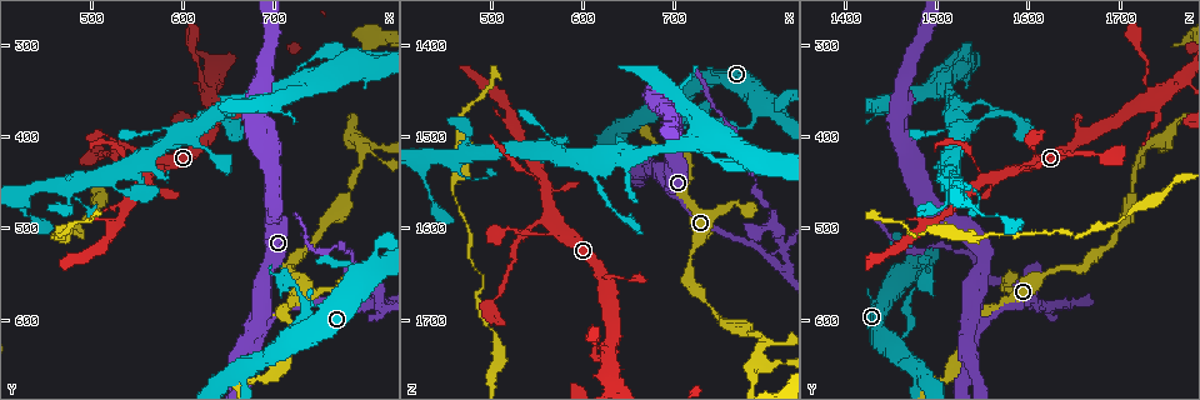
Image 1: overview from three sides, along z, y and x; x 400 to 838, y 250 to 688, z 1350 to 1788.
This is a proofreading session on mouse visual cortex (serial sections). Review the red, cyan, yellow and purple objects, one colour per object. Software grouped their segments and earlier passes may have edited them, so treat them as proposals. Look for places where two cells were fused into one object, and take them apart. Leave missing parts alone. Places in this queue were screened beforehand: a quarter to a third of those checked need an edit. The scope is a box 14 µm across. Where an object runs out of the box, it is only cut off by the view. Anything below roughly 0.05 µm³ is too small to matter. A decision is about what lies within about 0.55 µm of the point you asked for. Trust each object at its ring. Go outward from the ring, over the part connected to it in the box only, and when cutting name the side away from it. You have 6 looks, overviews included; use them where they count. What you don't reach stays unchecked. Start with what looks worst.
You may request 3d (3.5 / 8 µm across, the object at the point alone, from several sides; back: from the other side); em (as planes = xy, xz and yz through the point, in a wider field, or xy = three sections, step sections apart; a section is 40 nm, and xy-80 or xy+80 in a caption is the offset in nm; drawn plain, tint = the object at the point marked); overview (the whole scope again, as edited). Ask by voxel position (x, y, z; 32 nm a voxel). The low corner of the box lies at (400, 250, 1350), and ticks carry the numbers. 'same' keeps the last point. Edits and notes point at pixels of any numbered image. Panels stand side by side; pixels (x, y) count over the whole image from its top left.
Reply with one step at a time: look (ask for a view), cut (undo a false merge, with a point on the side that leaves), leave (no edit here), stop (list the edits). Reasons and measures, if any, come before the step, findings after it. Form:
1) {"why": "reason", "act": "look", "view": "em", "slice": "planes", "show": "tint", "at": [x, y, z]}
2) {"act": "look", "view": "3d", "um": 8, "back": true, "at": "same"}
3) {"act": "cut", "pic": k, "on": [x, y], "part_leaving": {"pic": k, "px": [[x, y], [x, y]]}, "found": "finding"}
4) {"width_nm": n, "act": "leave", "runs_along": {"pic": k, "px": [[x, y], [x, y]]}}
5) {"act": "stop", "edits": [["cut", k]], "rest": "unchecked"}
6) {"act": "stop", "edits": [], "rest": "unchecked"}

{"why": "looks like a crossing", "act": "look", "view": "3d", "um": 3.5, "at": [685, 605, 1540]}

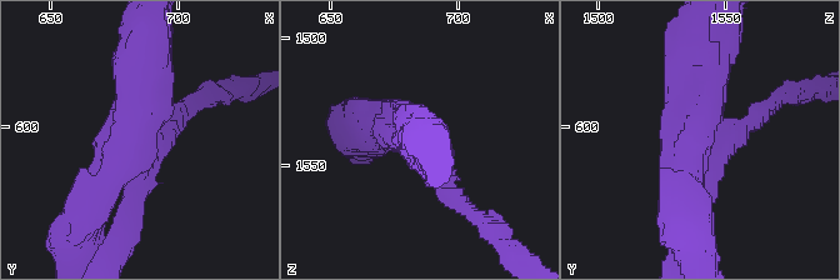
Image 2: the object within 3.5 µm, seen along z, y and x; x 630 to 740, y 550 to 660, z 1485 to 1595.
{"why": "shape alone is not enough", "act": "look", "view": "em", "slice": "xy", "step": 1, "show": "tint", "at": [684, 604, 1539]}

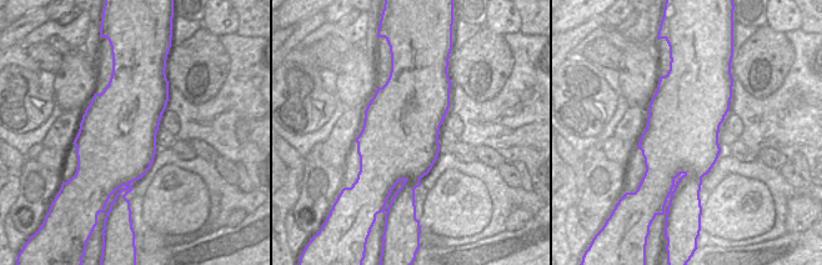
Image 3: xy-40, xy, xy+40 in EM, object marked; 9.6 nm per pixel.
{"act": "look", "view": "em", "slice": "xy", "step": 2, "show": "tint", "at": "same"}

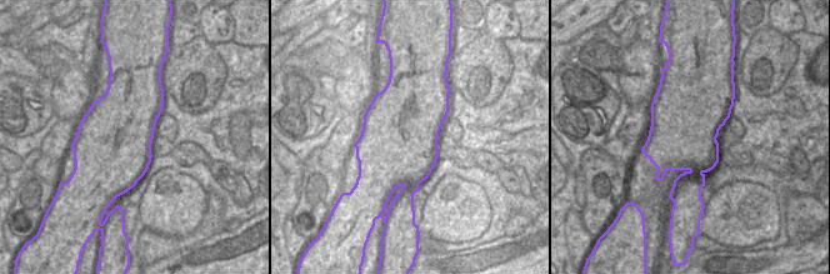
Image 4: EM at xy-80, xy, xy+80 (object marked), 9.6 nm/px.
{"arms": 4, "act": "leave", "runs_along": {"pic": 2, "px": [[701, 50], [698, 139], [724, 150], [755, 120]]}, "found": "continuous, no second cell"}

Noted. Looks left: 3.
{"why": "three-way junction", "act": "look", "view": "3d", "um": 3.5, "at": [820, 580, 1645]}

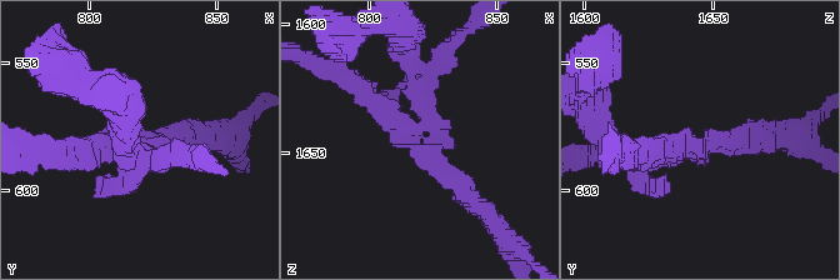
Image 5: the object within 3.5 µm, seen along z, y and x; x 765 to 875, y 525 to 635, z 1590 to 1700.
{"why": "shape alone is not enough", "act": "look", "view": "em", "slice": "xy", "step": 2, "show": "tint", "at": [816, 580, 1643]}

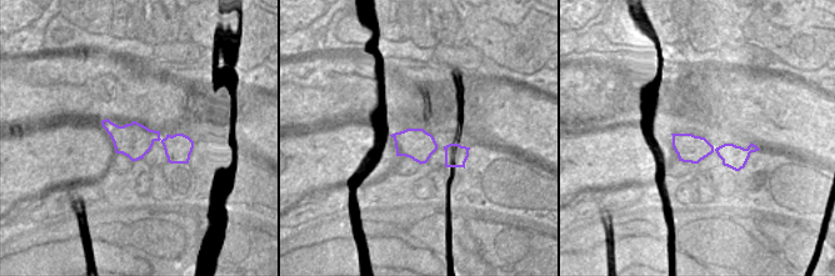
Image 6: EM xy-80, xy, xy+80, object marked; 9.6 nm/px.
{"act": "cut", "pic": 5, "on": [423, 81], "part_leaving": {"pic": 5, "px": [[425, 121], [403, 33]]}, "found": "two cells meet here"}

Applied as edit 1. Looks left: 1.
{"act": "stop", "edits": [["cut", 5]], "rest": "unchecked"}

